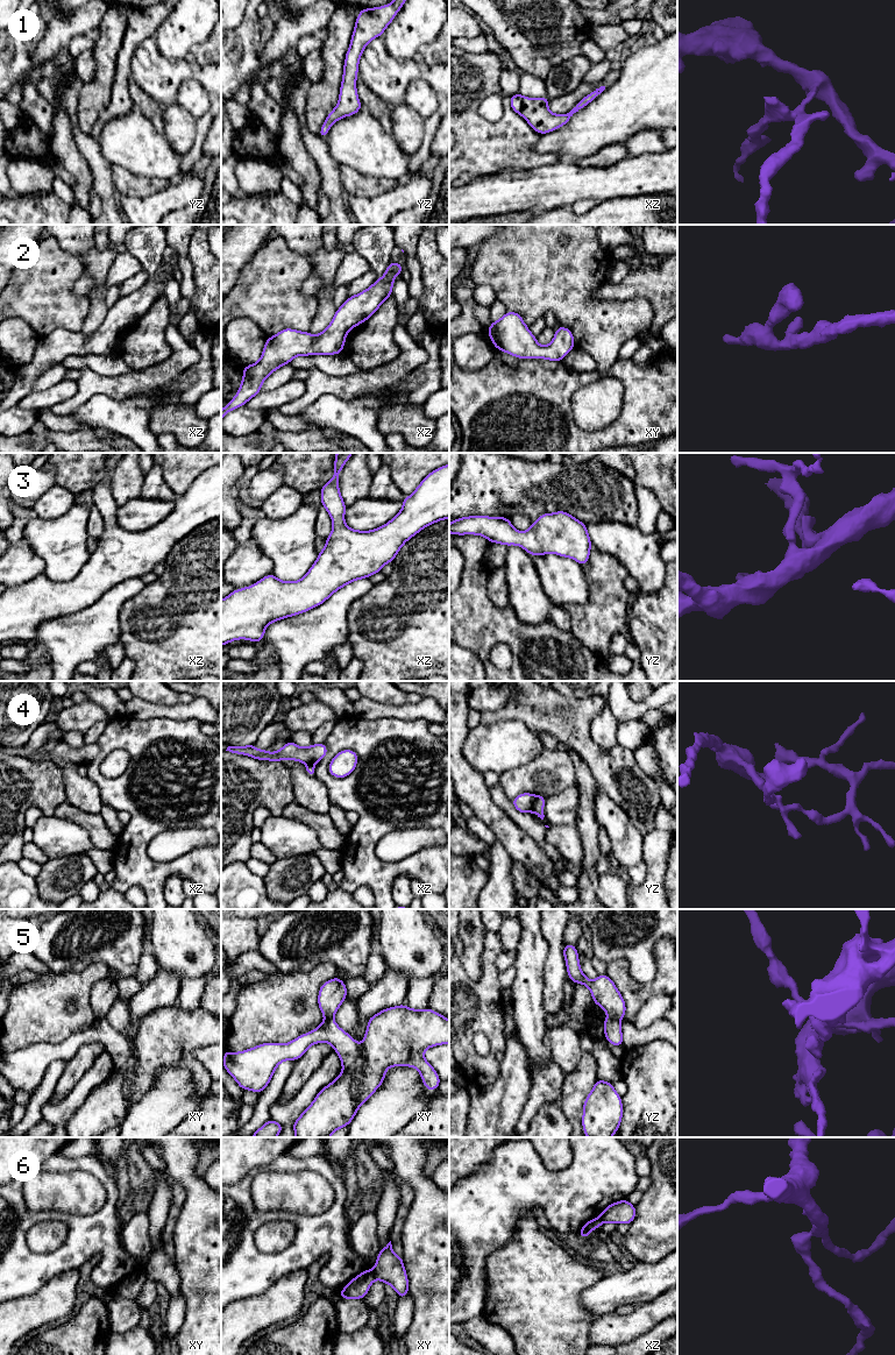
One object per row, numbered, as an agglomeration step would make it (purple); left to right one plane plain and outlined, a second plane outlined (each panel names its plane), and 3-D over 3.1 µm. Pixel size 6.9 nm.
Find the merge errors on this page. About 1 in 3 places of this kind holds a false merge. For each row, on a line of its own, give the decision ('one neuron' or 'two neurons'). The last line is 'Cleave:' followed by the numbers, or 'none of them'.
1: one neuron
2: one neuron
3: one neuron
4: two neurons
5: two neurons
6: two neurons
Cleave: 4, 5, 6

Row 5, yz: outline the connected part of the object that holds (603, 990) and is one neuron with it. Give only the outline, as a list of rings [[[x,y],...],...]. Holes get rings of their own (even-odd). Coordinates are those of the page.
[[[574,944],[563,945],[563,956],[568,978],[576,984],[585,985],[591,992],[594,1003],[601,1006],[609,1017],[623,1020],[626,1012],[625,1001],[608,974],[589,980],[581,970],[578,952]]]

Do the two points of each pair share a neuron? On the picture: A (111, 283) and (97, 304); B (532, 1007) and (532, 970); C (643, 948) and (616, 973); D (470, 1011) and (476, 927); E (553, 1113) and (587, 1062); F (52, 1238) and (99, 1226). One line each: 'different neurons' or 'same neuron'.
A: different neurons
B: same neuron
C: different neurons
D: different neurons
E: different neurons
F: different neurons

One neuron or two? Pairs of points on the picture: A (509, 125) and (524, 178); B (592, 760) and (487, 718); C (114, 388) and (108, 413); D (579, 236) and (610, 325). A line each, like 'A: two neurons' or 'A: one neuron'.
A: two neurons
B: one neuron
C: two neurons
D: one neuron

